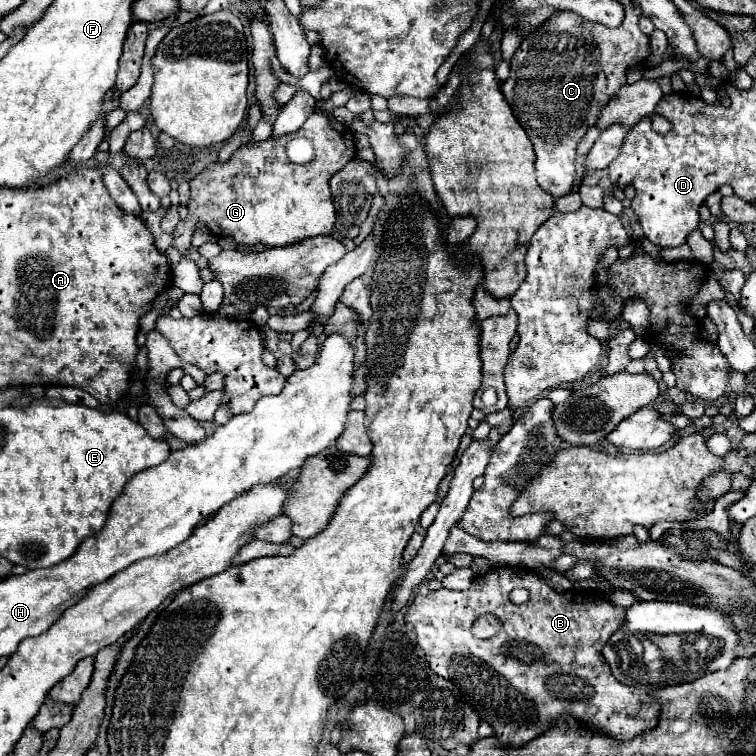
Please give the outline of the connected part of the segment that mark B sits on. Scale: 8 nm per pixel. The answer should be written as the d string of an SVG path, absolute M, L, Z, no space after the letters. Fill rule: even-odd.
M502 566L476 576L472 586L462 592L440 588L428 596L416 594L414 602L406 610L406 622L414 626L418 644L422 646L430 668L438 676L452 680L462 690L468 704L476 710L480 720L494 728L504 746L516 748L530 742L548 730L548 720L556 720L562 714L572 716L592 732L602 732L604 736L616 740L632 740L654 728L658 722L662 708L660 700L652 698L650 692L644 692L644 688L620 684L612 676L608 662L600 652L600 648L608 642L608 636L612 636L612 632L616 632L616 628L624 622L624 608L614 606L598 592L556 592L534 570ZM514 588L526 588L530 592L530 600L522 606L514 606L508 600L508 594ZM486 612L498 616L504 628L494 638L478 640L472 636L472 622Z

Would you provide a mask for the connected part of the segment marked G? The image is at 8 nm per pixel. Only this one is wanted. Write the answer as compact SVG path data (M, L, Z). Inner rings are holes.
M324 114L310 116L304 122L304 128L294 134L278 140L270 138L256 146L242 146L228 162L214 162L206 166L190 182L192 194L188 200L188 218L178 222L172 244L180 252L186 252L190 248L196 222L204 222L218 238L234 238L236 244L246 246L264 244L266 248L290 246L306 238L332 234L336 209L329 180L334 172L344 168L344 164L354 158L354 154L354 134L350 128L342 134L336 126L336 118ZM296 136L306 136L314 144L314 158L302 166L290 162L286 156L286 144Z

